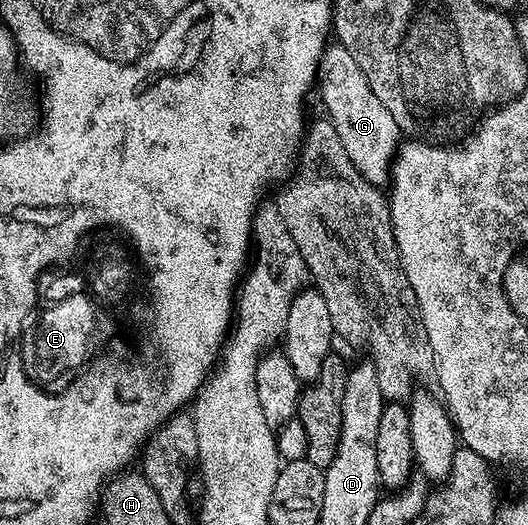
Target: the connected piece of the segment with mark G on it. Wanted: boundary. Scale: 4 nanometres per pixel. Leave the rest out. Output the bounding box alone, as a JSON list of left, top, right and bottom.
[319,42,403,186]

